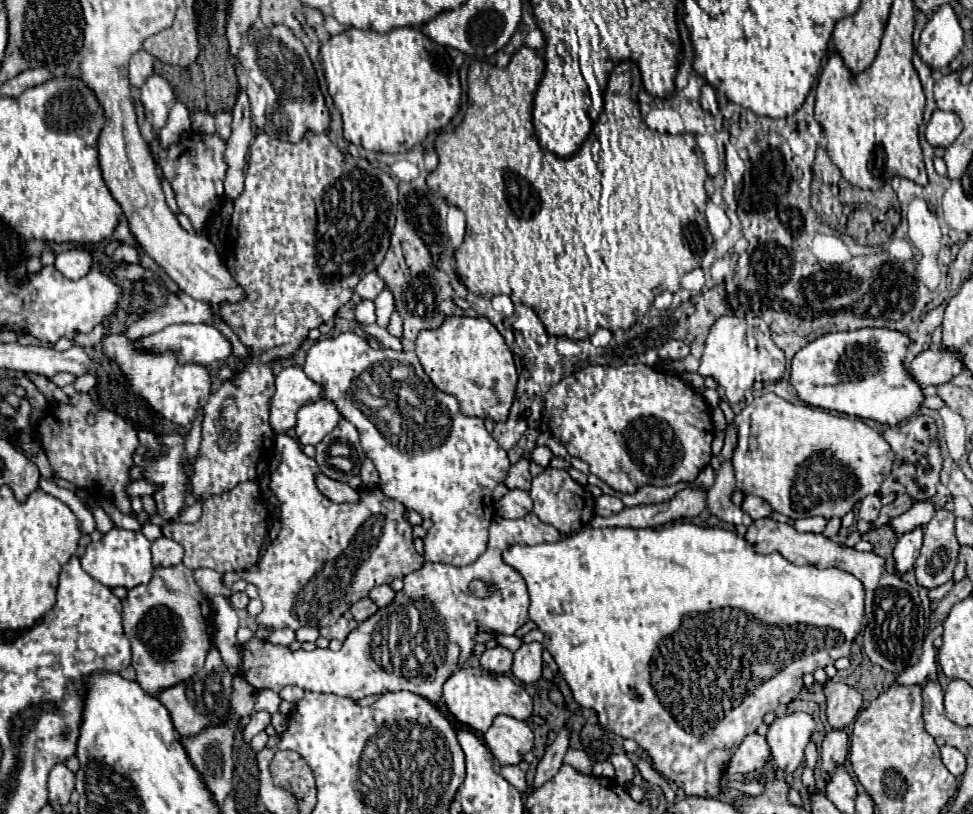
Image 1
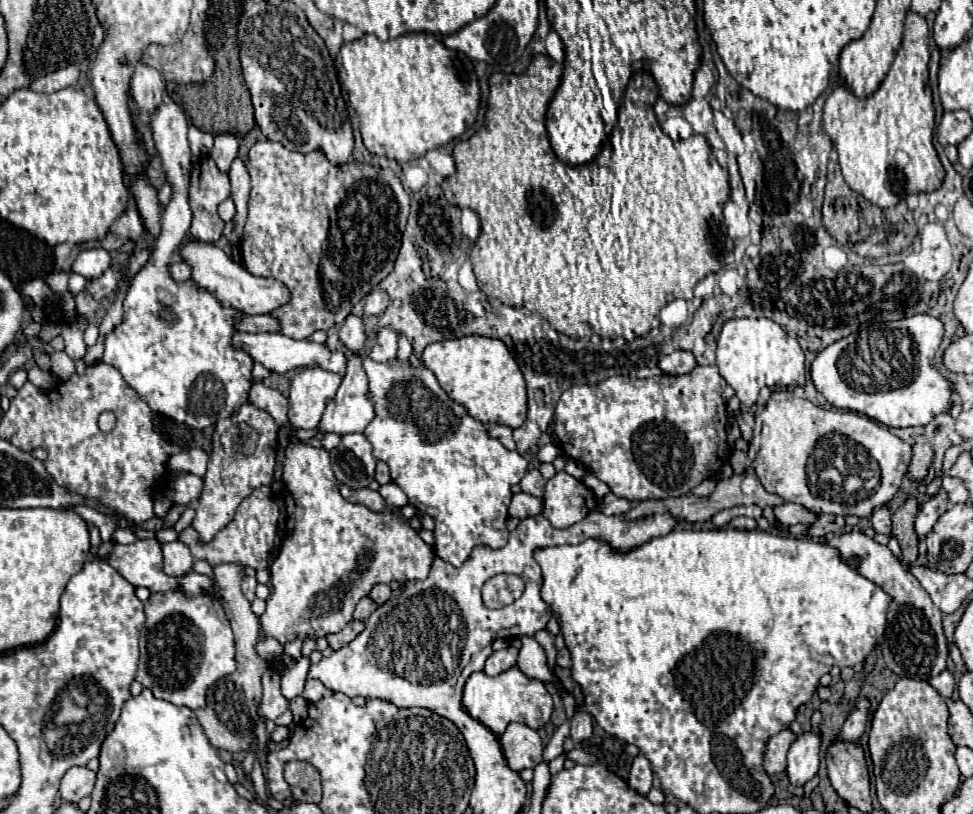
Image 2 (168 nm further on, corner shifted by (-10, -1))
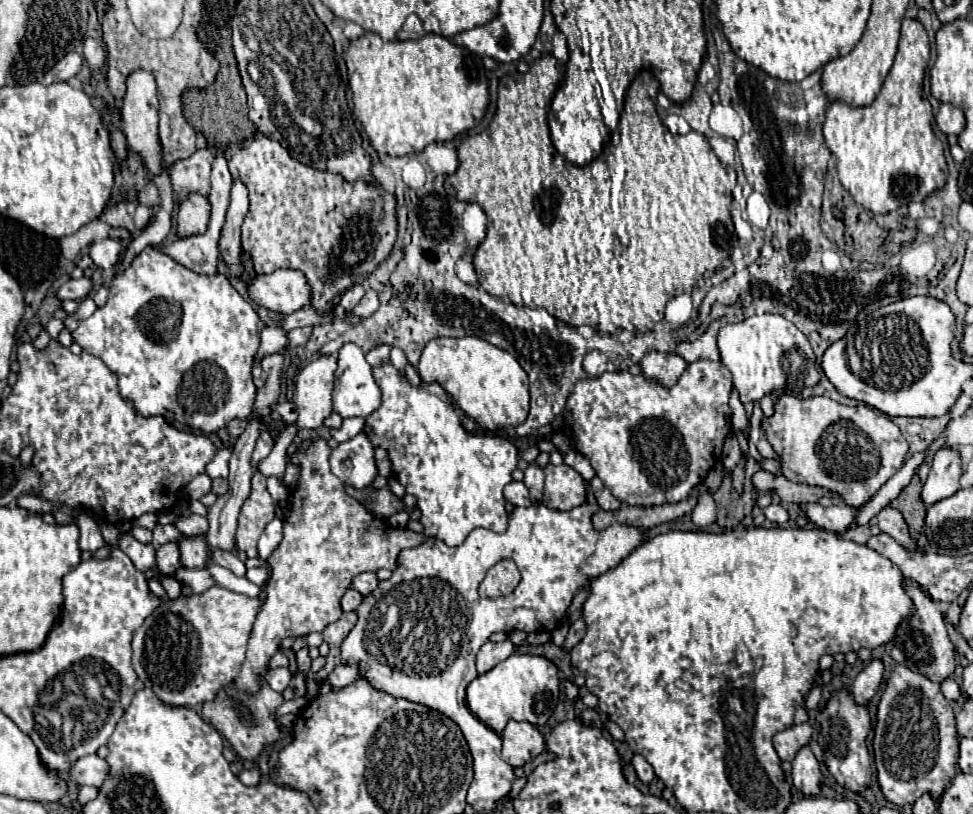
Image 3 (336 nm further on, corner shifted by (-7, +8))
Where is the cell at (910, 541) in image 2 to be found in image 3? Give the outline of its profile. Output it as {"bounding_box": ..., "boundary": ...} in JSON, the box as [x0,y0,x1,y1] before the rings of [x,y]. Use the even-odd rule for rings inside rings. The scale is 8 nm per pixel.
{"bounding_box":[891,474,925,540],"boundary":[[[915,474],[915,478],[909,482],[907,488],[903,488],[903,492],[895,498],[895,502],[891,502],[891,508],[899,510],[909,526],[909,534],[913,540],[917,540],[921,536],[923,530],[923,520],[925,520],[925,506],[921,502],[921,482],[919,476]]]}

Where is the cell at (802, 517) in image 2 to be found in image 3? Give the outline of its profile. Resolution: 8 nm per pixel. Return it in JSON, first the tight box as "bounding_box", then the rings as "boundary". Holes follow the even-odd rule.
{"bounding_box":[801,502,857,532],"boundary":[[[805,502],[801,504],[801,510],[805,512],[805,516],[815,522],[819,528],[823,530],[829,530],[829,532],[845,532],[847,528],[853,528],[857,526],[855,524],[855,508],[851,506],[829,506],[829,508],[823,508],[821,504],[817,502]]]}

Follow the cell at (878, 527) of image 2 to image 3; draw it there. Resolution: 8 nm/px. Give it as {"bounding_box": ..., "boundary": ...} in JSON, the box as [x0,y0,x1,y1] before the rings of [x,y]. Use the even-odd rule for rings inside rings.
{"bounding_box":[877,508,915,548],"boundary":[[[883,508],[883,510],[877,514],[877,520],[879,520],[881,532],[889,534],[891,538],[895,538],[895,540],[897,540],[899,544],[903,544],[905,548],[915,548],[915,542],[913,542],[913,540],[909,538],[909,534],[907,534],[907,524],[905,524],[901,512]]]}

